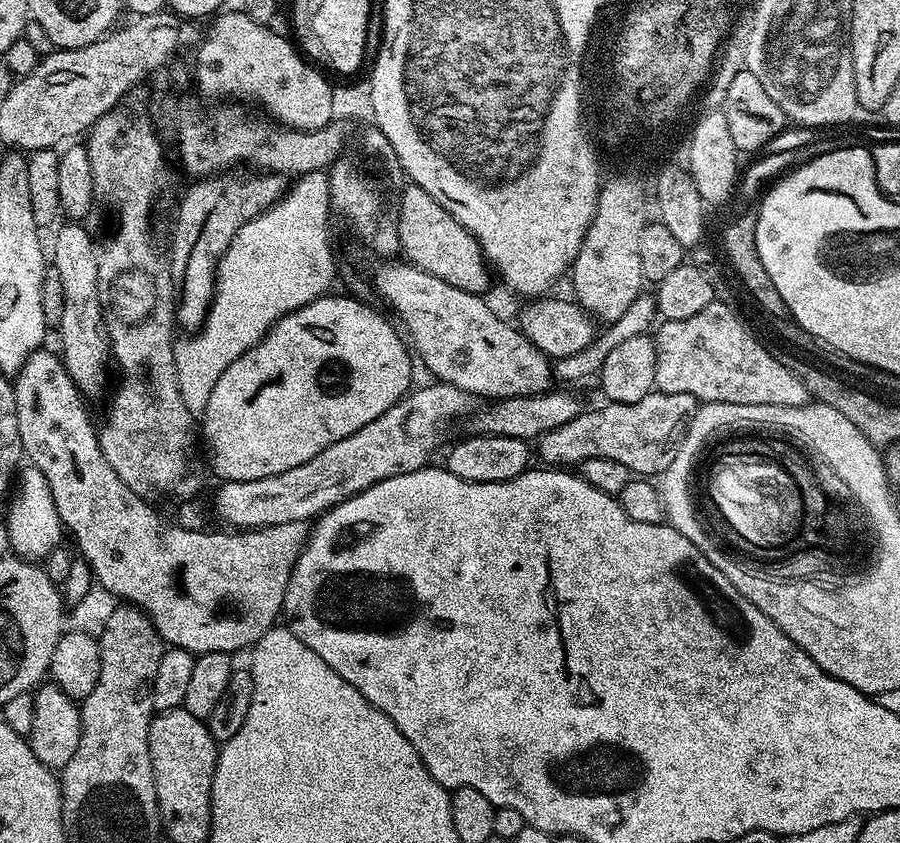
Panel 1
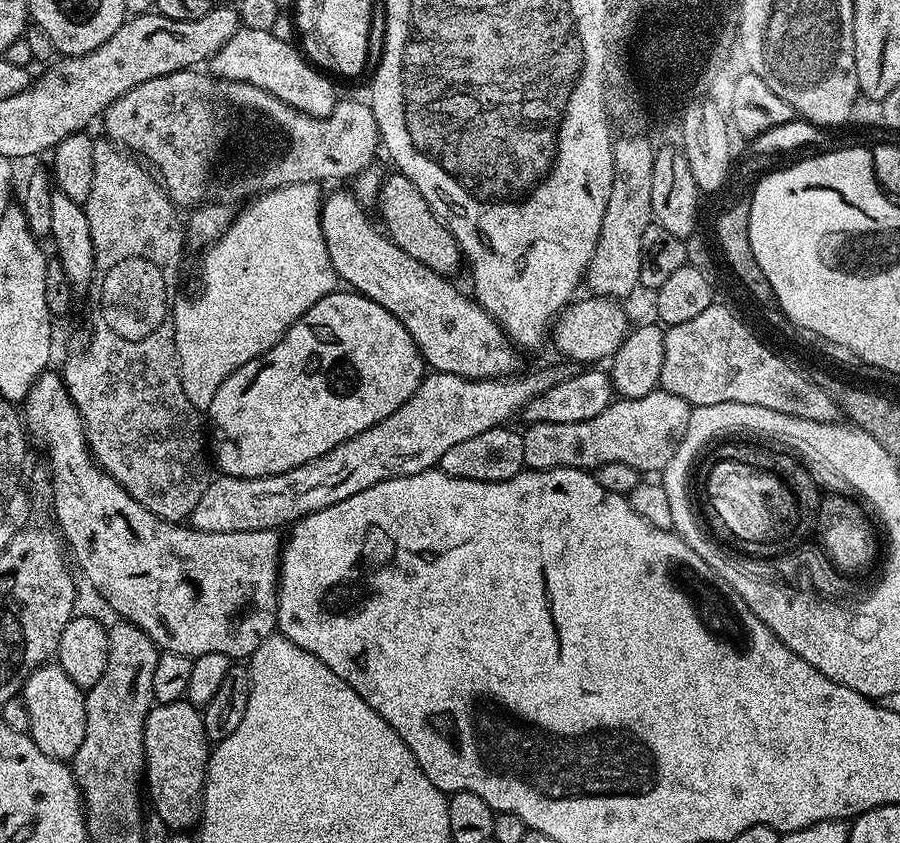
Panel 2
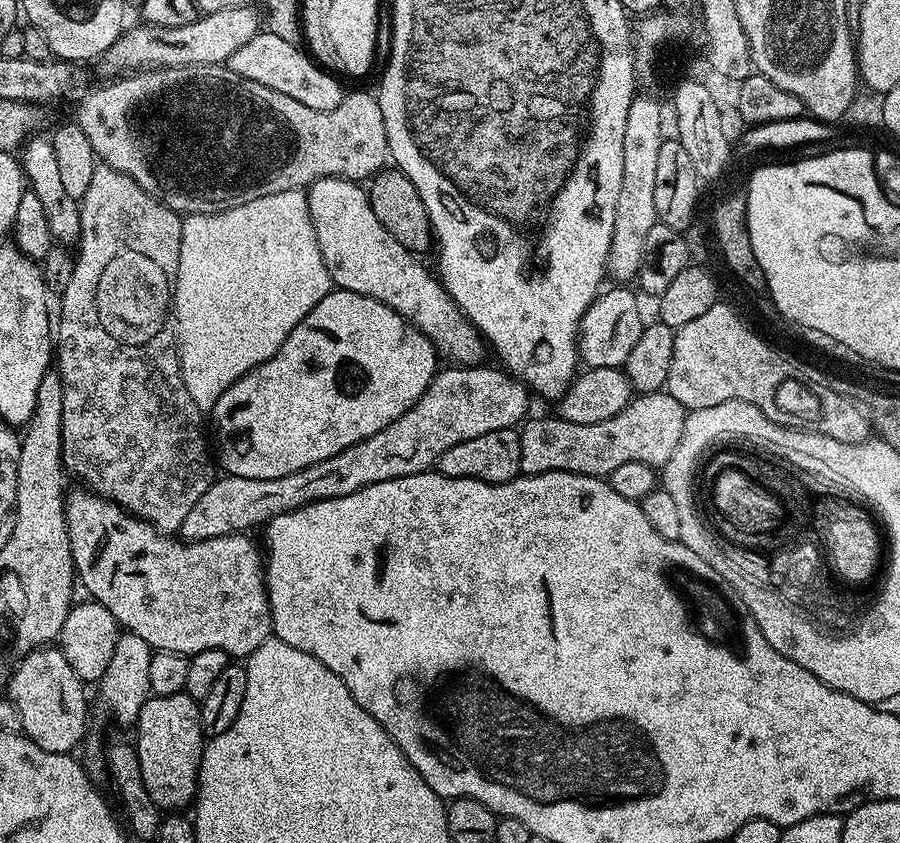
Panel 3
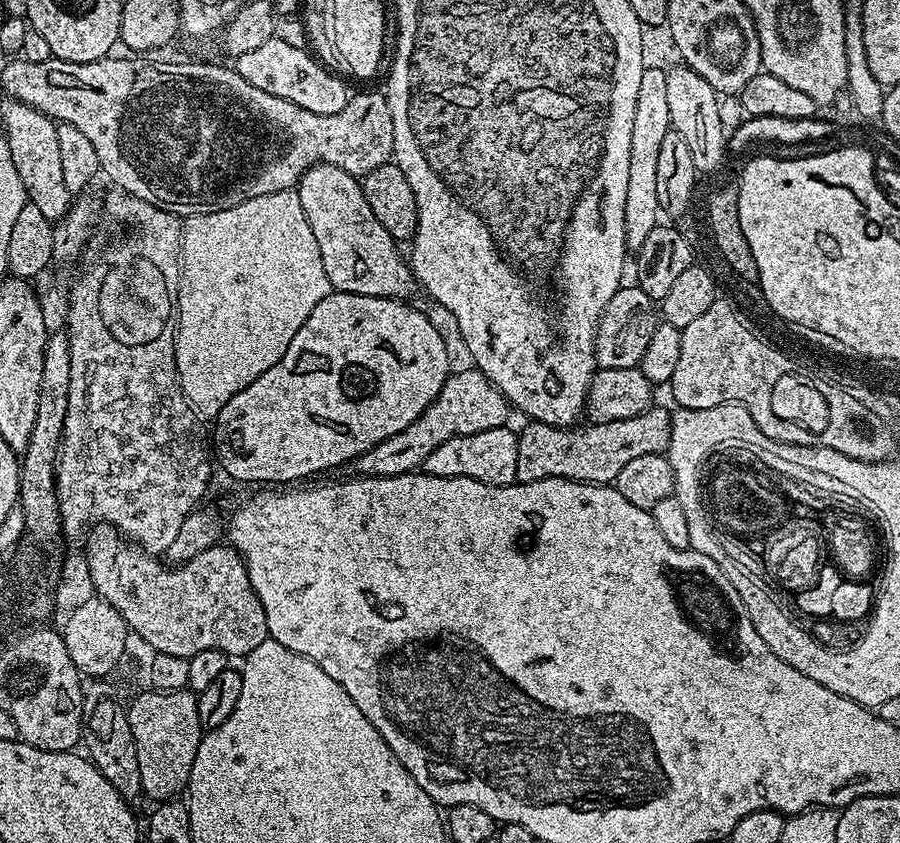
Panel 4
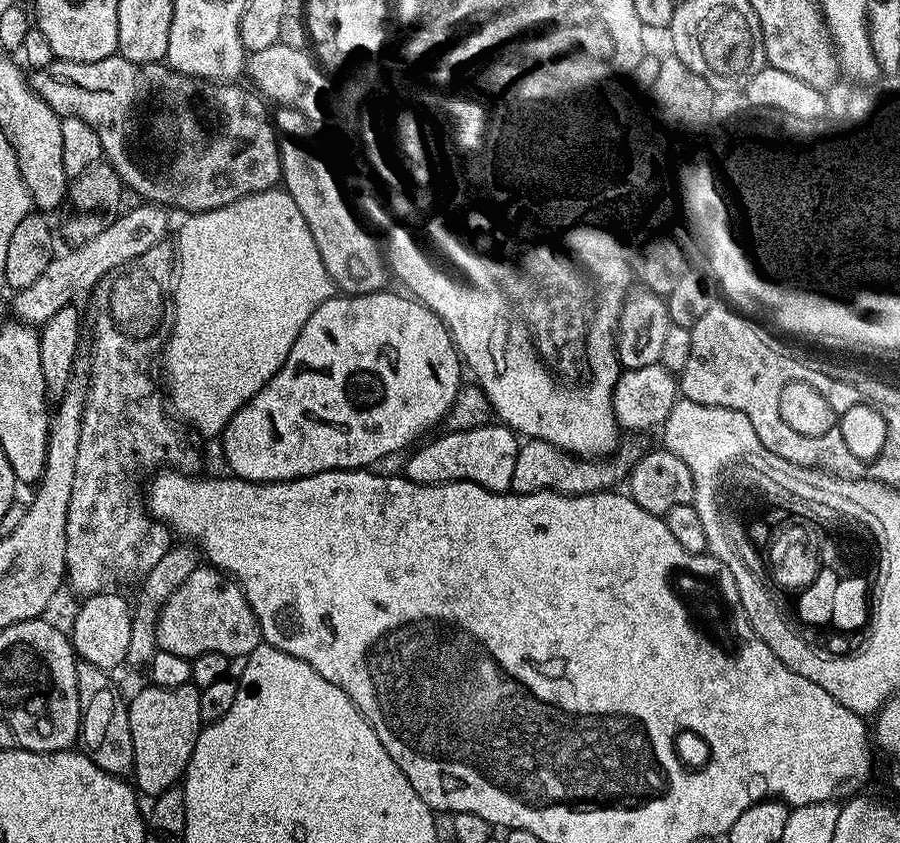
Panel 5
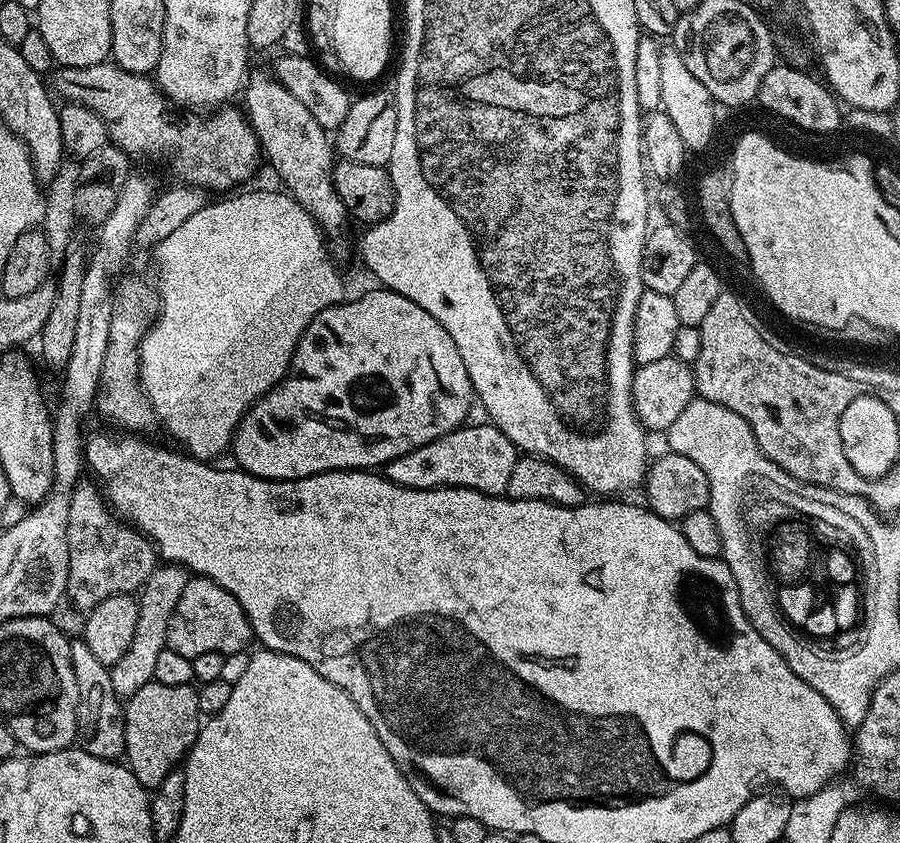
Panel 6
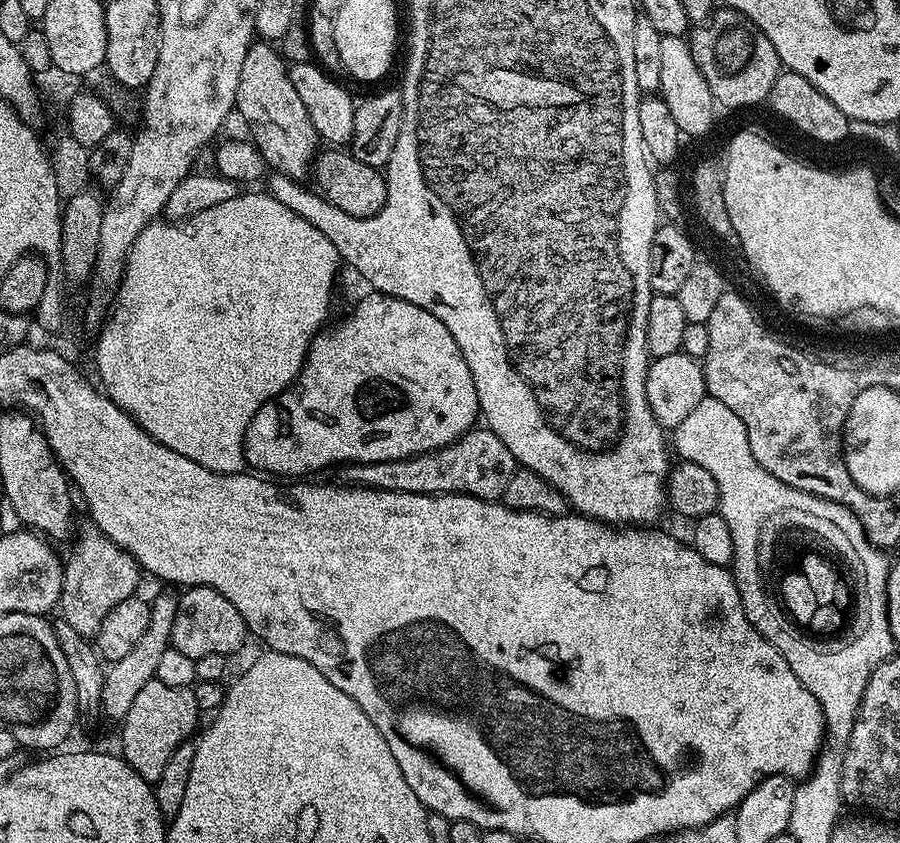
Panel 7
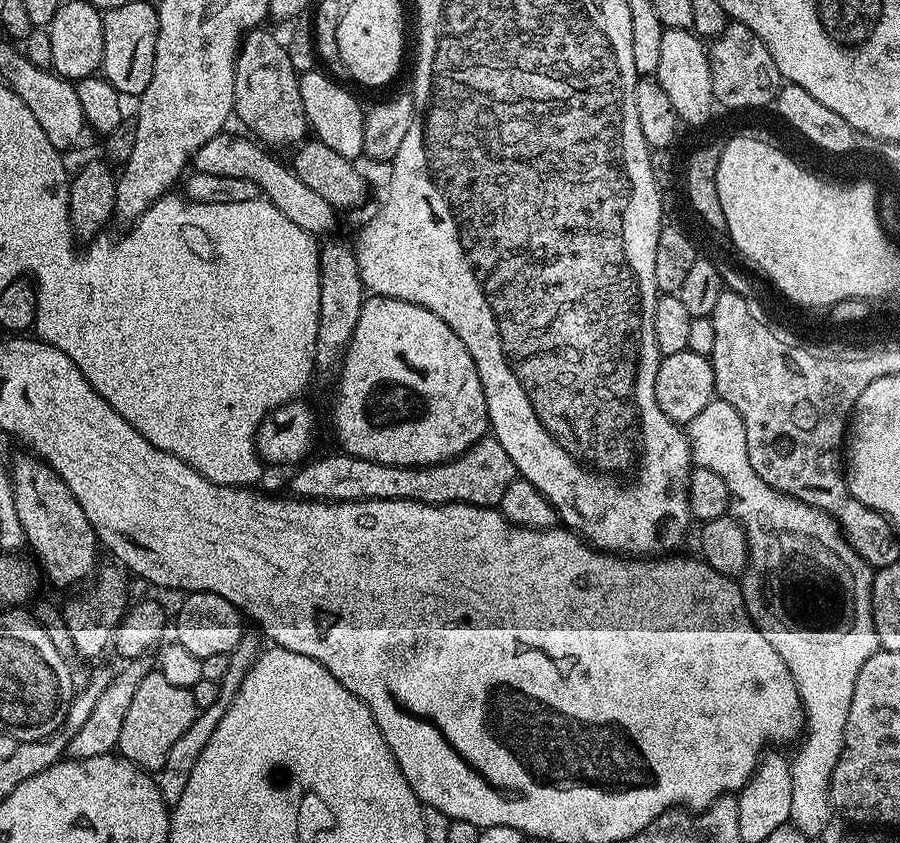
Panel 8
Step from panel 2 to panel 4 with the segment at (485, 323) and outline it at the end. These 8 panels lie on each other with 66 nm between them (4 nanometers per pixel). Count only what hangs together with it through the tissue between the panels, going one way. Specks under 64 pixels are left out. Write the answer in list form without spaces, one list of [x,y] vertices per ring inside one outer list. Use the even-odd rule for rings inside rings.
[[[316,164],[300,176],[300,183],[294,190],[302,202],[306,222],[310,222],[310,230],[314,230],[314,242],[318,242],[326,278],[330,278],[335,291],[408,298],[414,289],[409,261],[405,253],[403,256],[396,249],[399,248],[397,241],[374,216],[357,177],[346,170],[338,170],[333,164]]]

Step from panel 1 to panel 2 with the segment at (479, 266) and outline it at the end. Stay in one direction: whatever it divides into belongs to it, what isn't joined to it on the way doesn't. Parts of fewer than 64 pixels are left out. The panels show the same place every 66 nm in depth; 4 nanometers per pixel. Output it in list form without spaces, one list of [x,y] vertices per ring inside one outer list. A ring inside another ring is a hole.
[[[392,172],[385,177],[377,196],[376,208],[380,210],[387,235],[406,254],[440,275],[453,275],[452,272],[457,270],[459,264],[461,267],[462,257],[456,240],[432,212],[426,198],[423,198],[421,192],[405,175]]]

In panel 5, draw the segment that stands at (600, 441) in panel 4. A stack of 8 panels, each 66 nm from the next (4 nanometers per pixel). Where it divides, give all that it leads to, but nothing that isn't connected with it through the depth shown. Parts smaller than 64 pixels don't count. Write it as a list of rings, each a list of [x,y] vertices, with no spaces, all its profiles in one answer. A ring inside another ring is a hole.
[[[525,439],[514,462],[513,492],[566,492],[569,496],[581,496],[591,492],[612,490],[632,471],[633,461],[616,458],[581,458],[563,452],[558,446],[541,440]]]

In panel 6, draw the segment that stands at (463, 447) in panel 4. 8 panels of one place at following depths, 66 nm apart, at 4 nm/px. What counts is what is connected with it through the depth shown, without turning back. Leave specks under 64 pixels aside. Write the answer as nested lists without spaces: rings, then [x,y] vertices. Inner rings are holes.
[[[483,423],[457,426],[454,431],[443,433],[436,440],[425,440],[422,446],[392,457],[389,464],[383,465],[382,475],[410,490],[469,488],[487,496],[504,496],[510,486],[510,473],[514,471],[518,450],[495,424]]]

